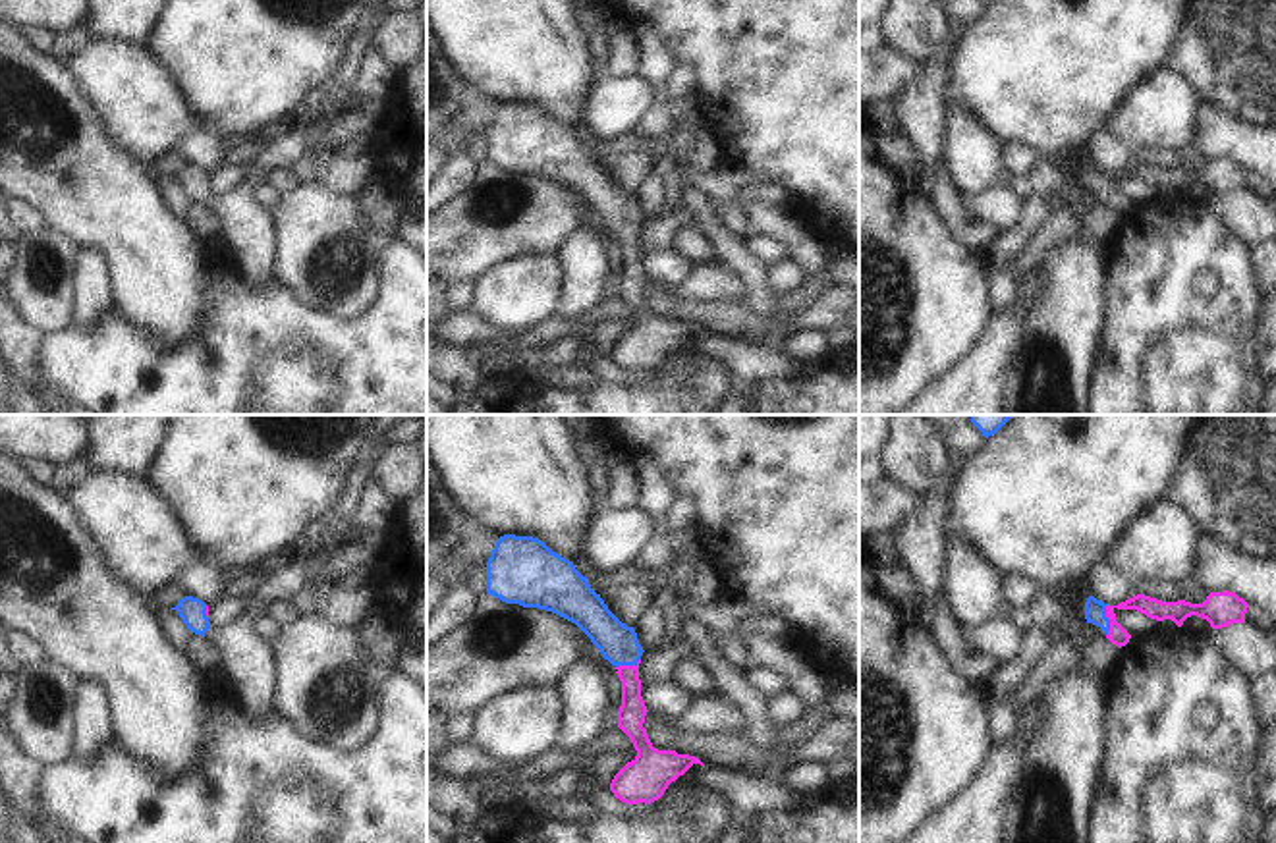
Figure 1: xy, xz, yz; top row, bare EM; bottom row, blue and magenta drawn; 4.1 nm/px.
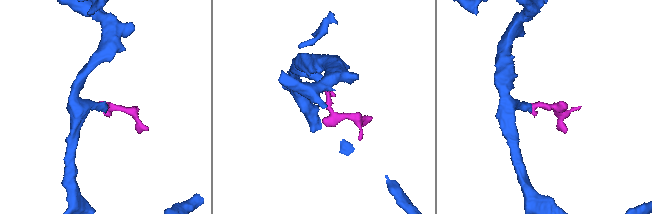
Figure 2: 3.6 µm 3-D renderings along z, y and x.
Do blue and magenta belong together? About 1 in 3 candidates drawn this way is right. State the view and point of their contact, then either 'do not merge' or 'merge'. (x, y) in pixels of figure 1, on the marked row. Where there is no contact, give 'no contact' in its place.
yz (1109, 620) | merge

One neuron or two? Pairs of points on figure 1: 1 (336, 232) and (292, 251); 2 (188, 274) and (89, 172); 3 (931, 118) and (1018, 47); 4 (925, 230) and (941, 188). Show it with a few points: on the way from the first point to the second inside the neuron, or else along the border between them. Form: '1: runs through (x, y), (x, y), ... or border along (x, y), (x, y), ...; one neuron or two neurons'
1: runs through (325, 244), (317, 251), (304, 251); one neuron
2: runs through (163, 249), (110, 197); one neuron
3: border along (948, 66), (946, 108); two neurons
4: border along (906, 176), (960, 242); two neurons

